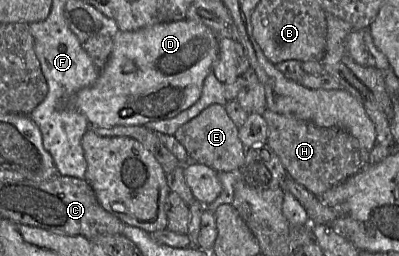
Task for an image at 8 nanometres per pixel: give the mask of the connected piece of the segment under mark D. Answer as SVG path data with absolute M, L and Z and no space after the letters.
M190 19L158 23L134 31L119 30L97 79L64 100L62 106L77 110L87 118L90 126L95 127L145 126L149 122L173 118L198 101L204 79L212 71L218 52L218 42L212 30Z

